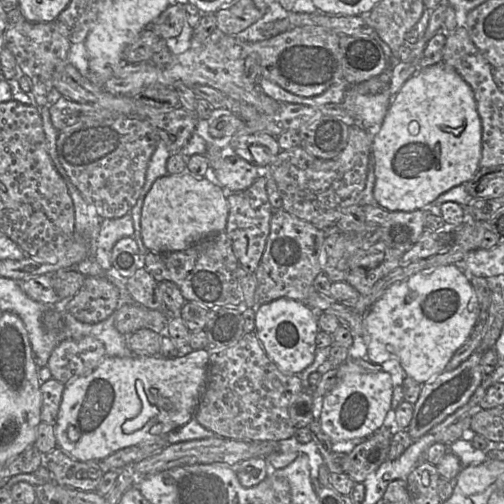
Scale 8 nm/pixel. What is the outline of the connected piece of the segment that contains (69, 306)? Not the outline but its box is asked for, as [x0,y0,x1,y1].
[54,276,118,324]

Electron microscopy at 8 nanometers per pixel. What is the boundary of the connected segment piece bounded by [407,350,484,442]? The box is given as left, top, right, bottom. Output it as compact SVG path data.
M476 350L471 356L452 370L445 370L433 379L422 384L420 396L413 405L412 420L407 428L412 441L427 434L448 416L466 405L484 379L481 359L484 353Z

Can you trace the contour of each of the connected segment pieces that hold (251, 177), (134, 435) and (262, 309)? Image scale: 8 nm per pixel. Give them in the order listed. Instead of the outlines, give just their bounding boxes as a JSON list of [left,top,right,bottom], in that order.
[[211,145,259,192],[55,349,209,461],[256,298,319,375]]

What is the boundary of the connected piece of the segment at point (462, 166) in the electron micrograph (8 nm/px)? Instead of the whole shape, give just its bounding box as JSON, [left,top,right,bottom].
[373,61,482,211]

